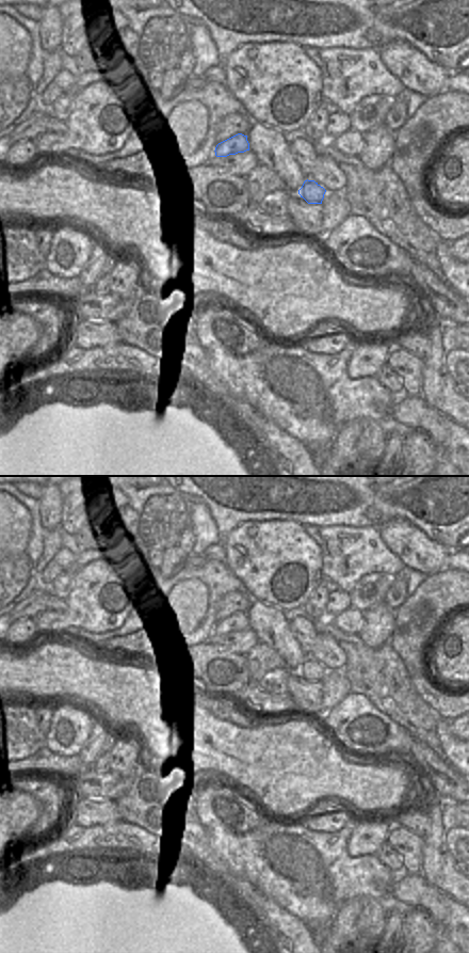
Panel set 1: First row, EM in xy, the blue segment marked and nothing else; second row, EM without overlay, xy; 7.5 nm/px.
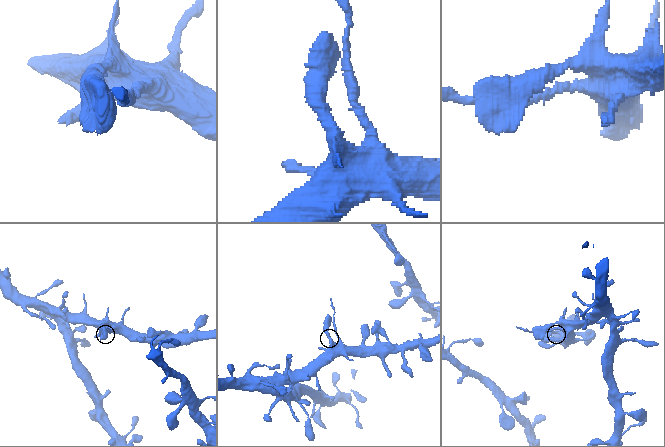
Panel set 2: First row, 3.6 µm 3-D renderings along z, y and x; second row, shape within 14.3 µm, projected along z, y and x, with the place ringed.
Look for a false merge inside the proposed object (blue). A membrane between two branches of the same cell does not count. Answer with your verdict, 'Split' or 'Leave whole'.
Split.

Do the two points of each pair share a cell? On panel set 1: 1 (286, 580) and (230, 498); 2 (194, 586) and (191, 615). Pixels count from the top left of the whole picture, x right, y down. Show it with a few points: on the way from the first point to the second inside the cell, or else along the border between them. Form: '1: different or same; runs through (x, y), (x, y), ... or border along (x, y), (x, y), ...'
1: different; border along (271, 519), (242, 522), (226, 537)
2: same; runs through (192, 593), (191, 607)

